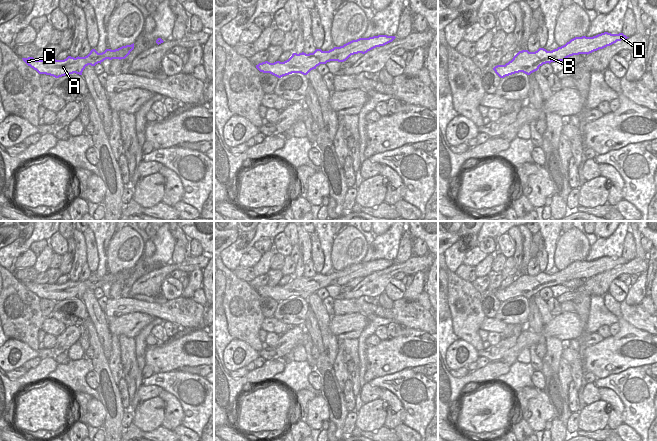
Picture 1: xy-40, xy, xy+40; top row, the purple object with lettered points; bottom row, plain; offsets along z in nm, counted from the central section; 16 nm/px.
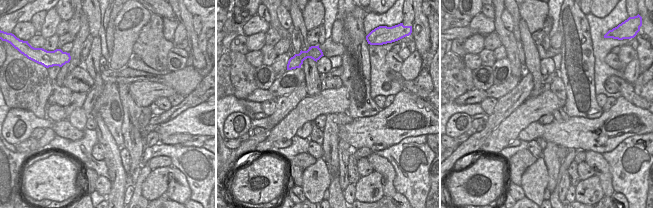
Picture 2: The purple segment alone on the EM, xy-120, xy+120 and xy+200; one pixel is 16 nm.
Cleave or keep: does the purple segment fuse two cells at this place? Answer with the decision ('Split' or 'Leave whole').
Leave whole.

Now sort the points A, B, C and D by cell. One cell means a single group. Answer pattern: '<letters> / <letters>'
A B C D

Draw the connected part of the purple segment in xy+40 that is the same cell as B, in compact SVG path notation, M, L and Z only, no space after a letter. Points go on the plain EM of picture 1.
M608 256L593 261L575 261L565 269L552 275L547 275L544 272L539 272L535 276L529 276L528 274L519 275L511 285L505 289L495 290L493 294L500 302L519 296L530 299L537 295L543 288L565 285L566 282L573 279L588 279L594 275L610 270L617 265L626 264L627 262L629 261L623 257L611 258Z

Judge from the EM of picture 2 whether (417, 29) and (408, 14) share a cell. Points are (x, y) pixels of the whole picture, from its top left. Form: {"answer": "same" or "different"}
{"answer": "different"}

